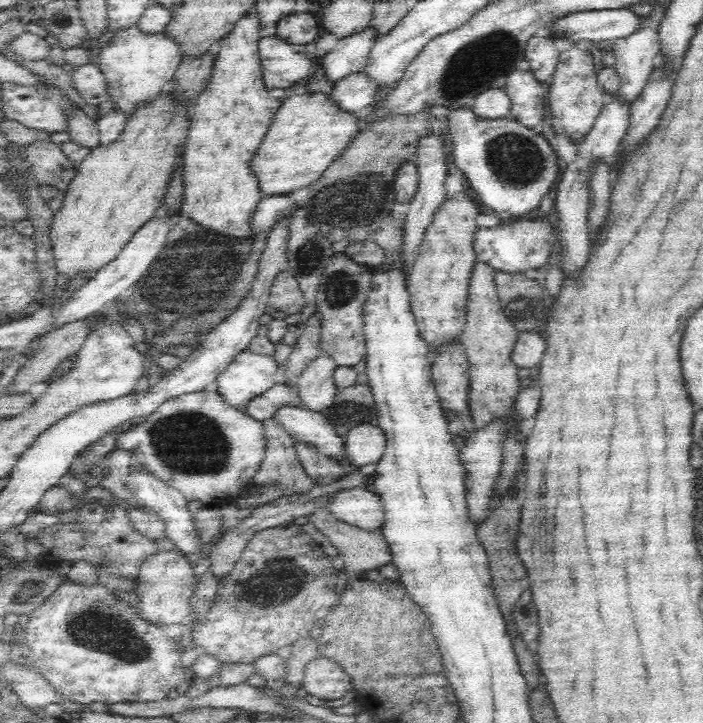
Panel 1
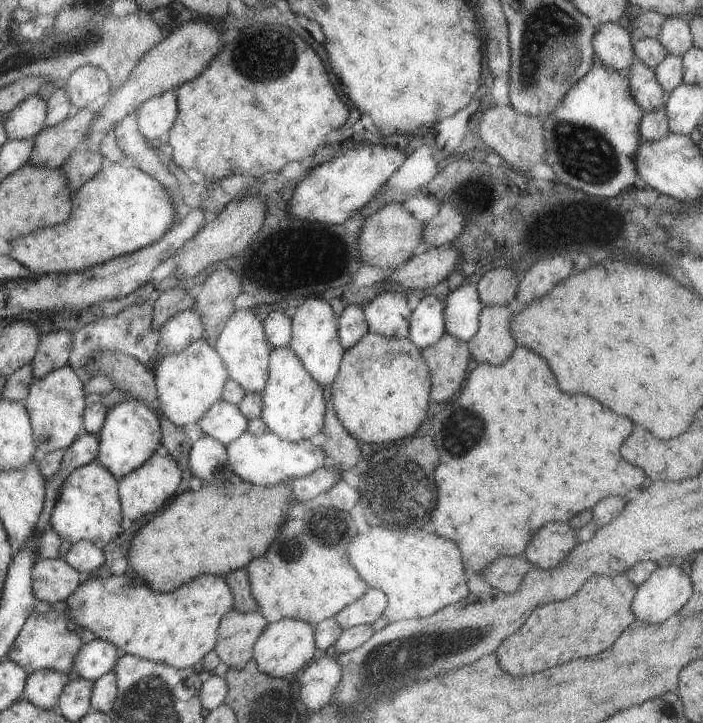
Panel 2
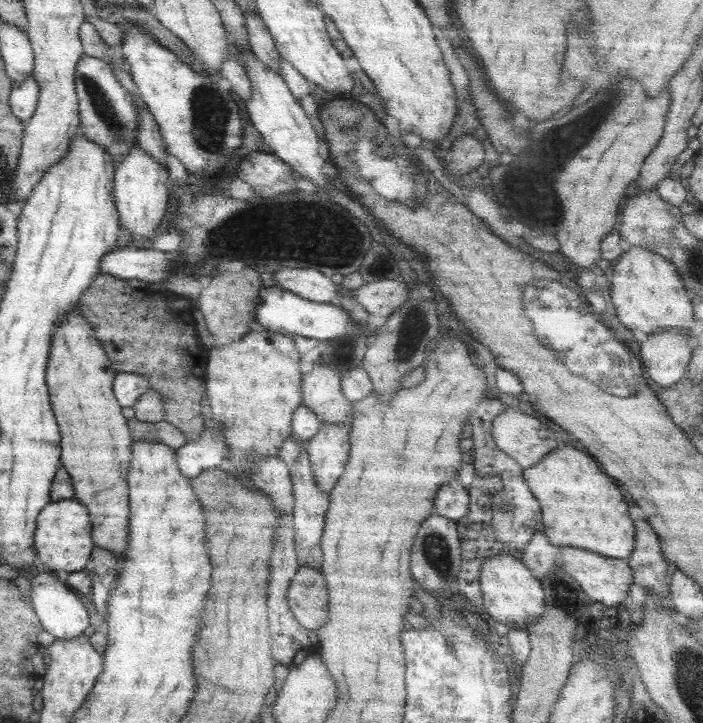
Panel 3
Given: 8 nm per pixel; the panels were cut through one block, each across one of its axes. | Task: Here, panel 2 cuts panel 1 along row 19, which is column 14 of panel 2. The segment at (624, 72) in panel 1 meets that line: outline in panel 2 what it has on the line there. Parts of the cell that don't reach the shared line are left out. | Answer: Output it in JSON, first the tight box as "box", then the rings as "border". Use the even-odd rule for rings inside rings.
{"box":[7,608,85,676],"border":[[[53,608],[43,614],[37,614],[37,612],[29,614],[13,642],[13,648],[9,650],[7,660],[15,662],[19,668],[23,668],[27,676],[31,676],[37,670],[55,670],[55,672],[73,676],[73,662],[77,658],[77,652],[85,644],[79,636],[81,630],[69,630],[67,622],[69,622],[69,614],[55,612]]]}

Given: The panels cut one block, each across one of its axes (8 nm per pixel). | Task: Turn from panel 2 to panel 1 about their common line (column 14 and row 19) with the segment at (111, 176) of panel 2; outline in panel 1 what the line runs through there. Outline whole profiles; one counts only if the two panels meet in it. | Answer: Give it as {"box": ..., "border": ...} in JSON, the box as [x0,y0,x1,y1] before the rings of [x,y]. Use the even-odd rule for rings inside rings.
{"box":[182,8,282,242],"border":[[[252,8],[242,20],[236,22],[234,30],[218,42],[212,78],[194,106],[186,150],[182,152],[182,214],[208,230],[214,230],[222,236],[234,236],[240,242],[254,236],[250,218],[256,210],[256,204],[262,200],[258,178],[248,162],[252,162],[256,146],[260,146],[264,140],[268,126],[282,104],[270,98],[270,90],[264,86],[258,56],[258,42],[262,40],[260,30],[262,22]]]}

